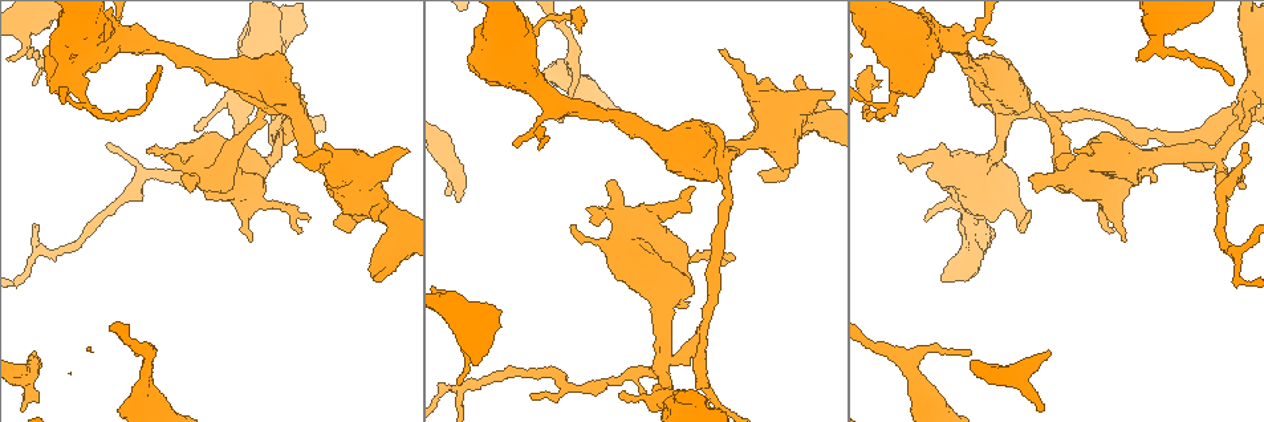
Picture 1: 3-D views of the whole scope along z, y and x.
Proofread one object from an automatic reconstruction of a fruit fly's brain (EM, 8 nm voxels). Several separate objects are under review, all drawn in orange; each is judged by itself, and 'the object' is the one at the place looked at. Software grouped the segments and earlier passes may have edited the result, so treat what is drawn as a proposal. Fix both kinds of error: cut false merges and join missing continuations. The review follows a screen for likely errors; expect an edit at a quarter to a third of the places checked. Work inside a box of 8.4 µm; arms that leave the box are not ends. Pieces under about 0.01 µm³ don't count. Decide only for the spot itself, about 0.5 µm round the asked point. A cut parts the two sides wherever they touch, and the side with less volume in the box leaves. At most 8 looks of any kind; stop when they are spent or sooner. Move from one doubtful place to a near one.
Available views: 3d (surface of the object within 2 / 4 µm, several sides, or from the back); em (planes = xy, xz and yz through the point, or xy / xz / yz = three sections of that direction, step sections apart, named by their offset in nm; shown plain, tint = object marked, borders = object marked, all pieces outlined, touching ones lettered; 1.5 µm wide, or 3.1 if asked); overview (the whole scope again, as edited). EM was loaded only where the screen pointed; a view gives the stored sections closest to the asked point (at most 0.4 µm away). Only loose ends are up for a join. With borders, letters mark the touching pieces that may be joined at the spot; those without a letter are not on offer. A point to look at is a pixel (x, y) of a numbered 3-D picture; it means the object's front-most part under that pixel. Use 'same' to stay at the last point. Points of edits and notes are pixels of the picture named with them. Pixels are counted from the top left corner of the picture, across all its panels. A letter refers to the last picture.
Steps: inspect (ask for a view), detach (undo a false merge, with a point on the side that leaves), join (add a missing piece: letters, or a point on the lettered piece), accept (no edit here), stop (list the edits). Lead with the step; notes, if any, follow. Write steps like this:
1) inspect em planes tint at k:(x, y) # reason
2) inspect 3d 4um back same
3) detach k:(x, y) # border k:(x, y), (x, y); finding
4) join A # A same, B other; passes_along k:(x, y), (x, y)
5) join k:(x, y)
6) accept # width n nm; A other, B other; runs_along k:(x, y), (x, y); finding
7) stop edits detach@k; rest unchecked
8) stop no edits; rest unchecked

inspect em xz step 8 borders at 1:(458, 201) # an open end

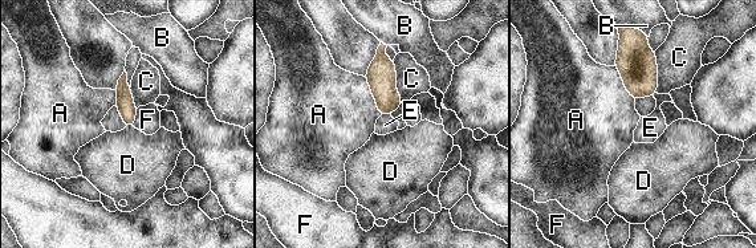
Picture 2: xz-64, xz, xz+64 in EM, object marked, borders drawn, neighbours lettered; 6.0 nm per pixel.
inspect em planes borders same

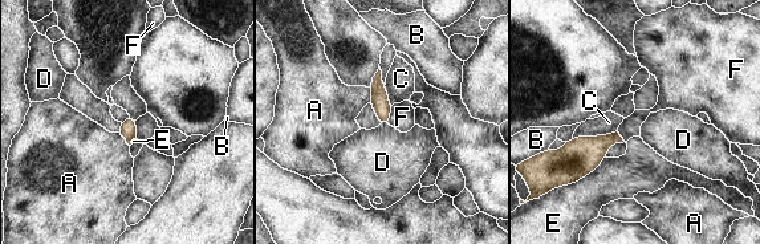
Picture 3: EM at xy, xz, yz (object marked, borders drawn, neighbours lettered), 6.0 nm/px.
accept # A other, B other, C other, D other, E other, F other; border 3:(380, 123), (387, 125); no lettered piece goes on from it

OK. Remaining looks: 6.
inspect 3d 4um at 1:(1033, 176) # thick end

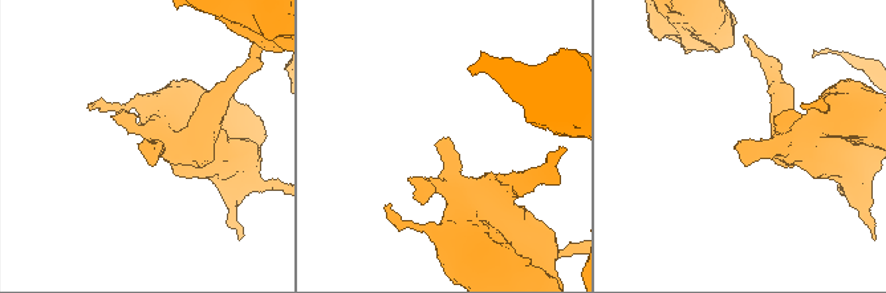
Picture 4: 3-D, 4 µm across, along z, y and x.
inspect em planes tint at 4:(141, 145) # need the tissue

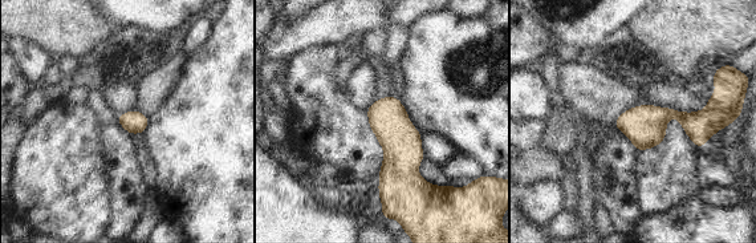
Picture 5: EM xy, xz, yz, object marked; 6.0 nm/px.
inspect em planes borders same

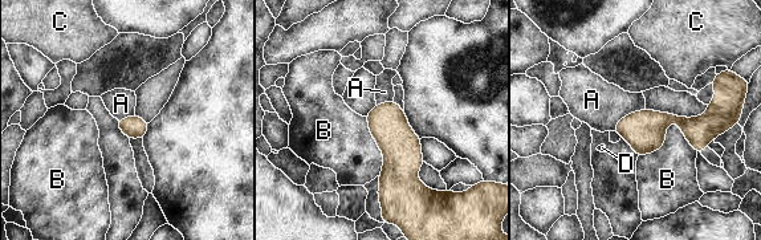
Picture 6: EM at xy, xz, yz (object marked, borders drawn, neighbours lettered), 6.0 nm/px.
accept # A other, B other, C other, D other; no lettered piece goes on from it

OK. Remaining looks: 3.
inspect em planes borders at 1:(251, 238) # branch stops here

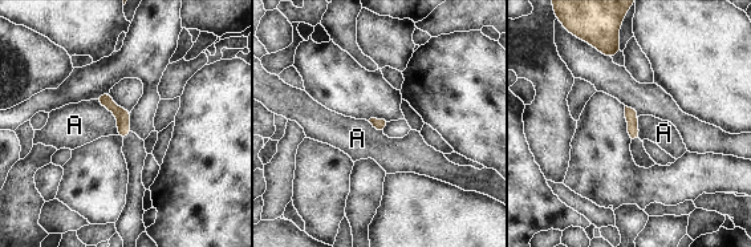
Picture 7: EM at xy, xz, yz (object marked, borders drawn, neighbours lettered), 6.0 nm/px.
accept # longest_contact A 260 nm; A other; runs_along 7:(102, 97), (124, 118), (124, 134); none of them fits

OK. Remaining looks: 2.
stop no edits; rest unchecked

